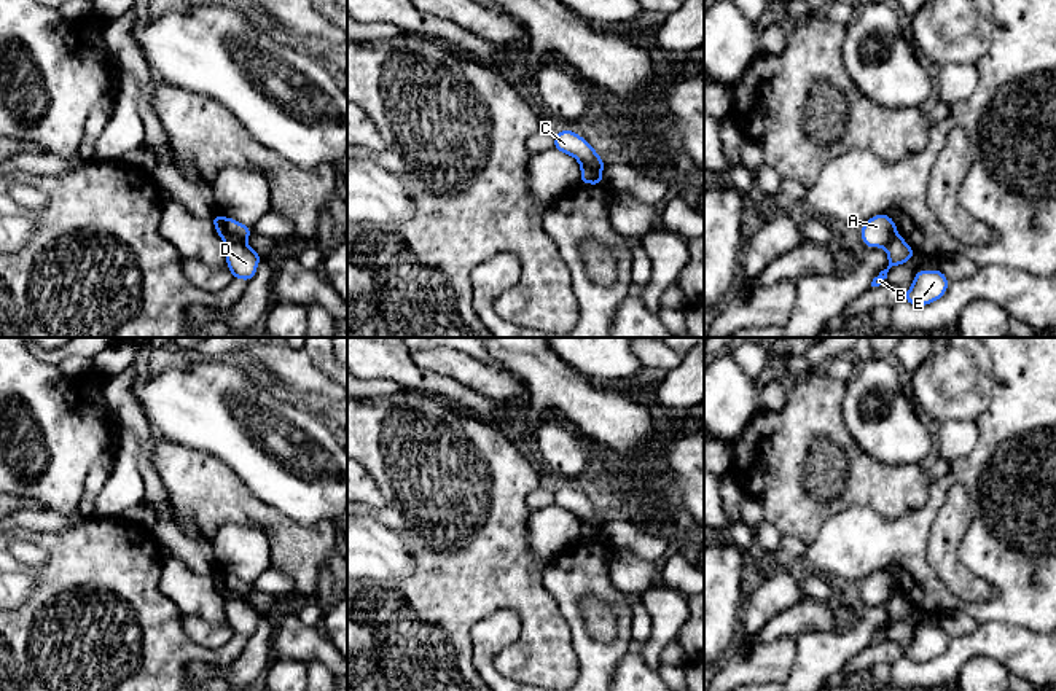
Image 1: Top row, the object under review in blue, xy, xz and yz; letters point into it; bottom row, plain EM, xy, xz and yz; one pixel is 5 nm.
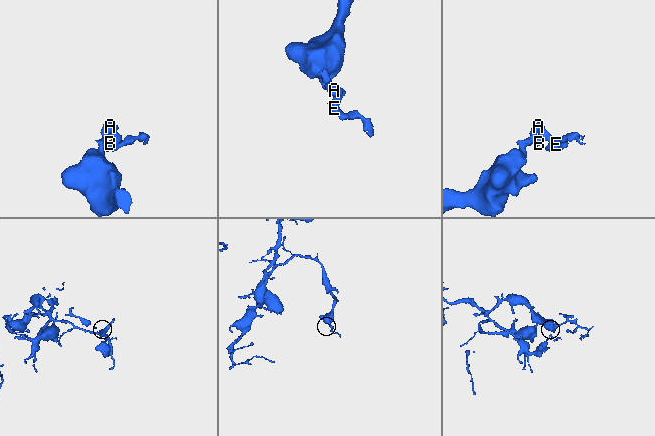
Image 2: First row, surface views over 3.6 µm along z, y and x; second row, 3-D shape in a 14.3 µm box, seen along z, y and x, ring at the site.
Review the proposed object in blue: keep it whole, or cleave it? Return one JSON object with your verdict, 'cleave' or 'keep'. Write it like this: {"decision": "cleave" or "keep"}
{"decision": "cleave"}

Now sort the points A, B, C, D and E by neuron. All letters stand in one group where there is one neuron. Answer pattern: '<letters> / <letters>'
A C / B D E

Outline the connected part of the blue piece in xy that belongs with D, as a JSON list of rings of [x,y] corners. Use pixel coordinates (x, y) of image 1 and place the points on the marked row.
[[[225,242],[226,264],[234,279],[250,282],[258,269],[261,255],[247,245],[247,242]]]

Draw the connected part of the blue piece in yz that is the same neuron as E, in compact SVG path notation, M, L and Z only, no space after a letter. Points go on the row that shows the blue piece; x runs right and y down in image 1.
M940 269L917 271L903 299L913 306L927 306L945 296L949 280Z

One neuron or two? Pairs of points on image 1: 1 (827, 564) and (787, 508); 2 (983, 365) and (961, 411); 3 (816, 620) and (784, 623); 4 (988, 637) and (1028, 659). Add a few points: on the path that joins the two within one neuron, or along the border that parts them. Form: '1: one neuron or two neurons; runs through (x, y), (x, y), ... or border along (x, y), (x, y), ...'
1: two neurons; border along (835, 515), (808, 545)
2: one neuron; runs through (983, 376), (983, 389), (972, 400)
3: one neuron; runs through (808, 620), (792, 621)
4: one neuron; runs through (997, 640), (1018, 650)

